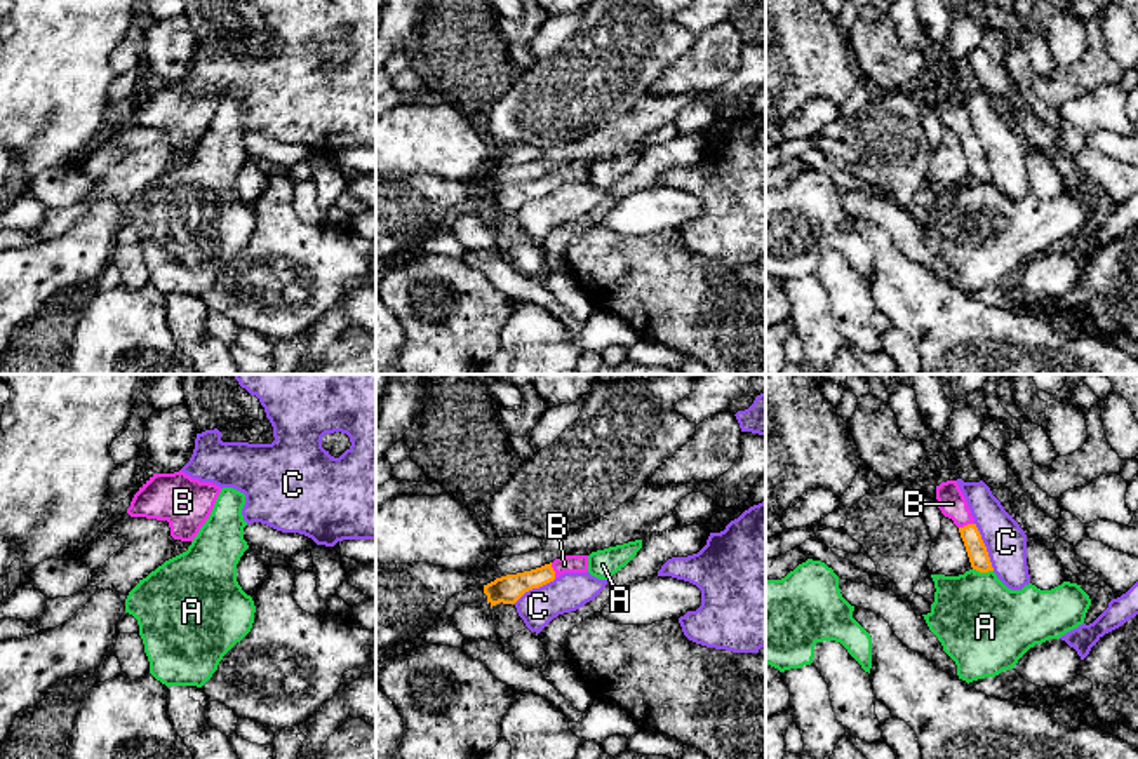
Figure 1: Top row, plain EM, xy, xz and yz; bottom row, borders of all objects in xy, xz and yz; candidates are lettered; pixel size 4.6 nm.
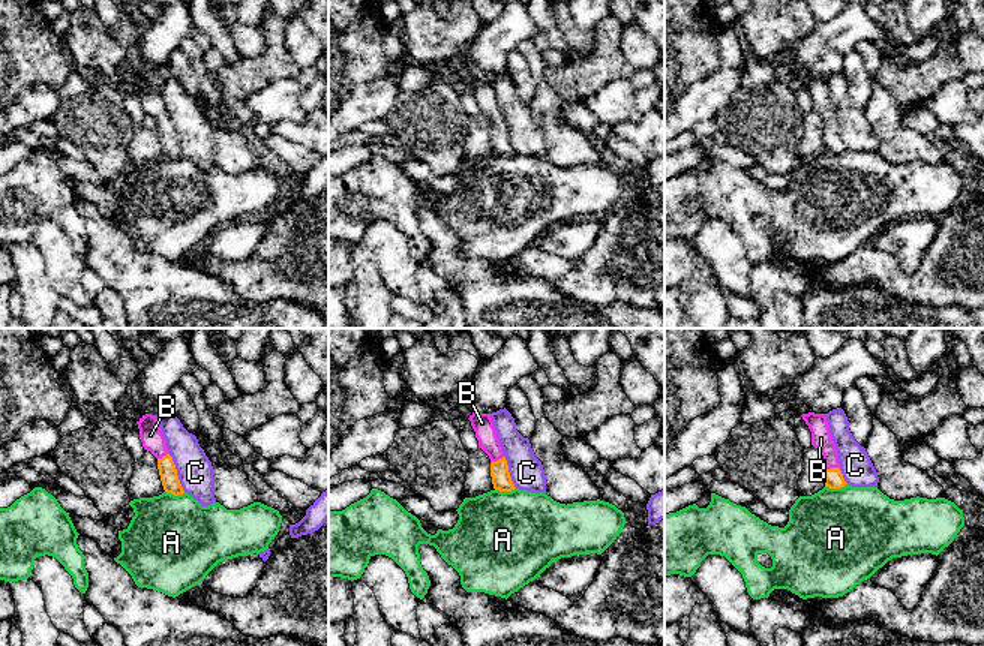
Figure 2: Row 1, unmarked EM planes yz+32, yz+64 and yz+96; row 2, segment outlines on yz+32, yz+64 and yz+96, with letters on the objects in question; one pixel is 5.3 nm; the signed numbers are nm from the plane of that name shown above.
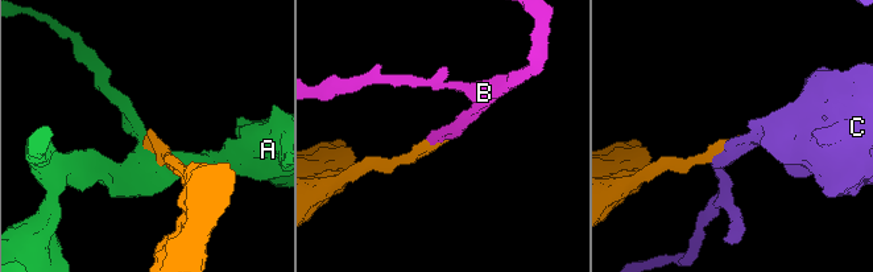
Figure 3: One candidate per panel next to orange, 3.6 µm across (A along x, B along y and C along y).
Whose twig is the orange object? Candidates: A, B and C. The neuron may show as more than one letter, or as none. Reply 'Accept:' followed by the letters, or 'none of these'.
Accept: B

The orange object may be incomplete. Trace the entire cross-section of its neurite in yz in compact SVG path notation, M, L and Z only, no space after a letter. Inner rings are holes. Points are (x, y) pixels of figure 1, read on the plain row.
M947 91L936 96L936 110L941 124L959 138L971 178L980 183L994 181L987 157L957 91Z

